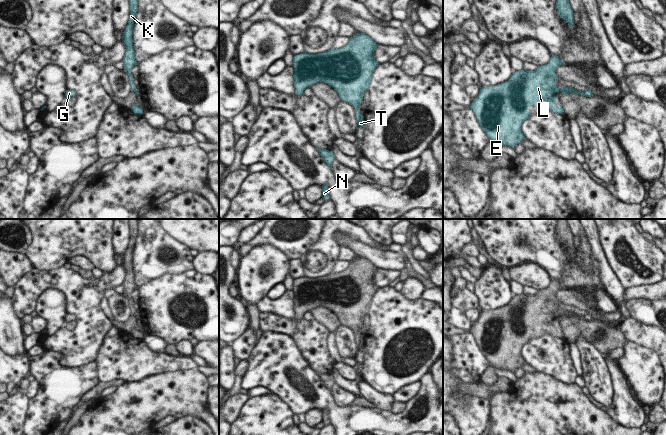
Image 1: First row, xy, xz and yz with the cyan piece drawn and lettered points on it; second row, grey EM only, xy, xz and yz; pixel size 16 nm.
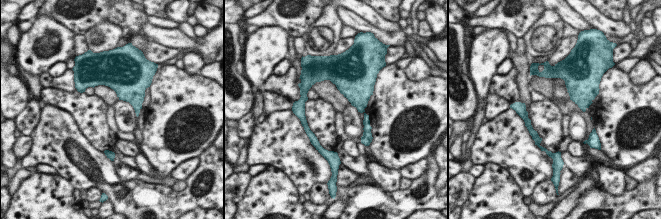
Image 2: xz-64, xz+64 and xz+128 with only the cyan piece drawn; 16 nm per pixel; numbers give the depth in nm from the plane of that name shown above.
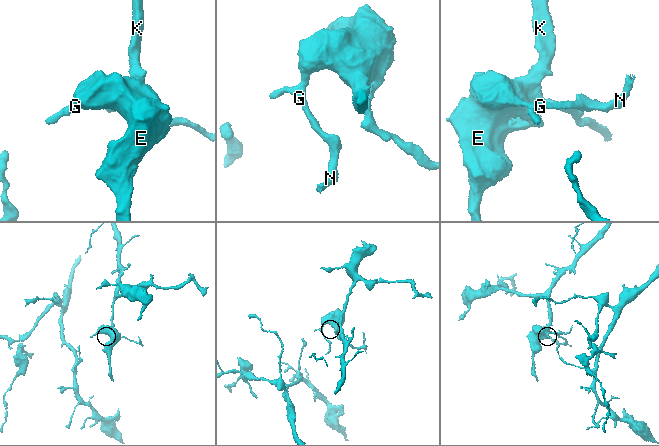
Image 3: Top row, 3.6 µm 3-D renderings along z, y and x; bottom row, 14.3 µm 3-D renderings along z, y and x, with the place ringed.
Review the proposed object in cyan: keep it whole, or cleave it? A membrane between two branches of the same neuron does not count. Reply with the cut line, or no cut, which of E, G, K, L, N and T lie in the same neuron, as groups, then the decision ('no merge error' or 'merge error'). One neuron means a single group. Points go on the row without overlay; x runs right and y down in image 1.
xz (359, 337), (358, 343) | E G K L N / T | merge error

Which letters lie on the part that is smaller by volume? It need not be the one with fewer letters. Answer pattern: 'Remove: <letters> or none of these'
Remove: T

